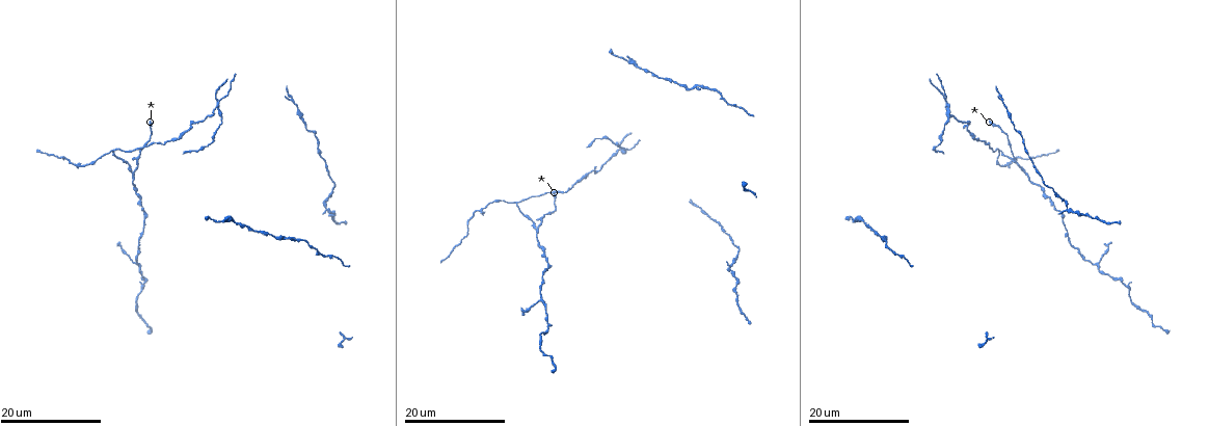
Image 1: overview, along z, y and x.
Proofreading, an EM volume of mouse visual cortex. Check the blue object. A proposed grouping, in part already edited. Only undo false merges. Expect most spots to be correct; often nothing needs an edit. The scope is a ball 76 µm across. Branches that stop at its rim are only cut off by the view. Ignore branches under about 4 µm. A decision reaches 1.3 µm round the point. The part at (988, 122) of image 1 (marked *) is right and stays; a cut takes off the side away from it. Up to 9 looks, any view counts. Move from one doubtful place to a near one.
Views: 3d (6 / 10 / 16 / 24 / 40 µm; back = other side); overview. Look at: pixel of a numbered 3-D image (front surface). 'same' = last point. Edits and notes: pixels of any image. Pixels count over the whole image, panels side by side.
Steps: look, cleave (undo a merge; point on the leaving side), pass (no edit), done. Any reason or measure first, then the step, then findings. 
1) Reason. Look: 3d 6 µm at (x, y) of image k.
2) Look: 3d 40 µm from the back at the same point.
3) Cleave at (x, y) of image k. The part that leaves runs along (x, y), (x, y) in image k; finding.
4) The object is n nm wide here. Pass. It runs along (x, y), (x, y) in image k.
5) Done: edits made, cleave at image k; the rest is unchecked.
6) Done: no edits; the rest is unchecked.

Look: 3d 16 µm at (113, 151) of image 1.

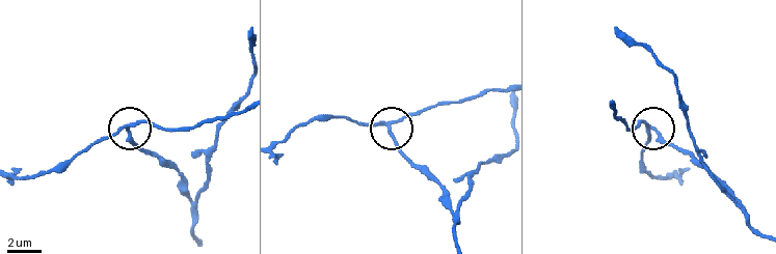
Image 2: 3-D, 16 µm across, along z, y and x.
Closer look. Look: 3d 6 µm at (649, 125) of image 2.

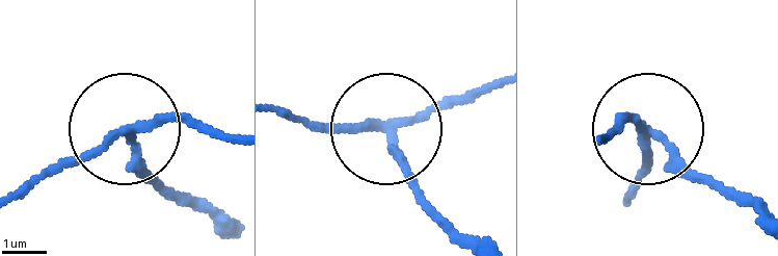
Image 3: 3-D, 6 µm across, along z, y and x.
3 arms meet here. Cleave at (71, 164) of image 3. Two neurons meet here.

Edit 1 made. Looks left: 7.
Look: overview.

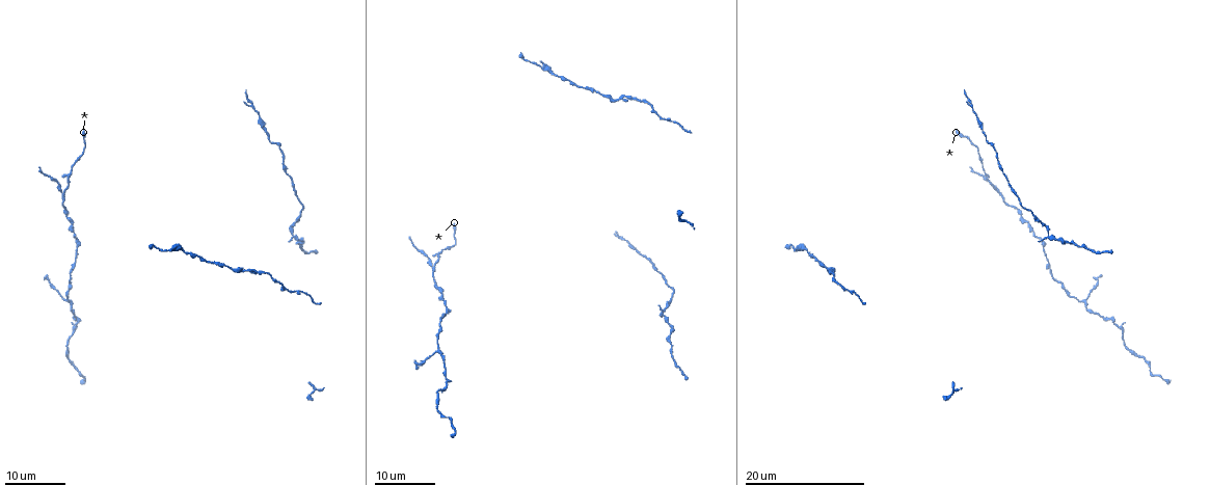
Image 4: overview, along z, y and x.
Branch point. Look: 3d 16 µm at (62, 192) of image 4.

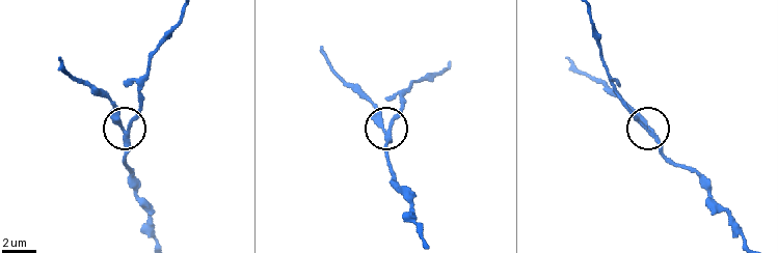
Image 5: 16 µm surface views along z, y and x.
Look: 3d 10 µm at (122, 128) of image 5.

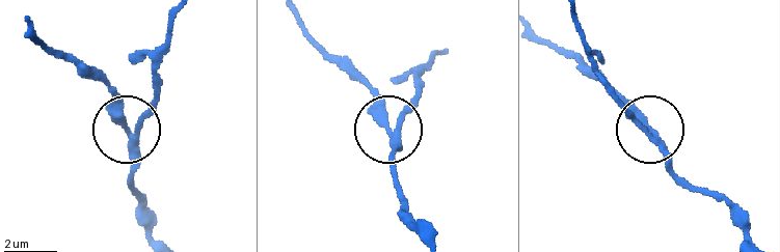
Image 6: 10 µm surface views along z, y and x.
3 arms meet here. Pass. It runs along (178, 16), (155, 102), (137, 122), (126, 127), (106, 84) in image 6; one neuron here.

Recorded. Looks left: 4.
Three-way junction. Look: 3d 24 µm at (438, 350) of image 4.

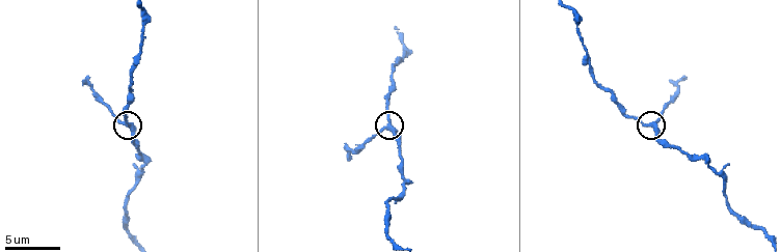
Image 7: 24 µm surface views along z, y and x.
Closer look. Look: 3d 10 µm at (390, 129) of image 7.

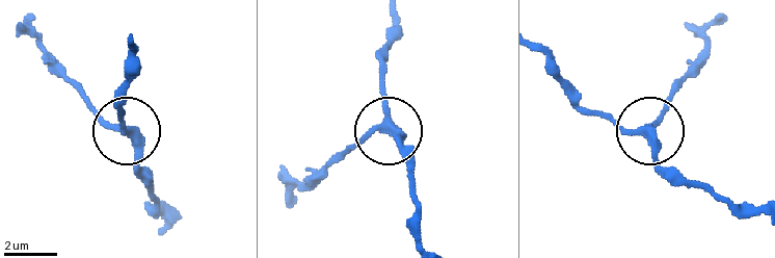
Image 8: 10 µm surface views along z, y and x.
Look: 3d 10 µm from the back at (384, 126) of image 8.

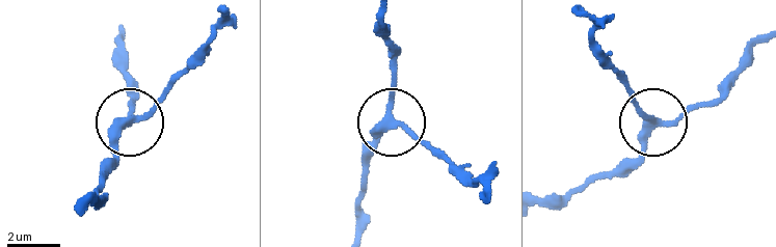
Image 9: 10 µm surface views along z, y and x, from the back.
The object is 260 nm wide here. Pass. All the same neuron.

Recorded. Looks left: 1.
Done: edits made, cleave at image 3; the rest is unchecked.

